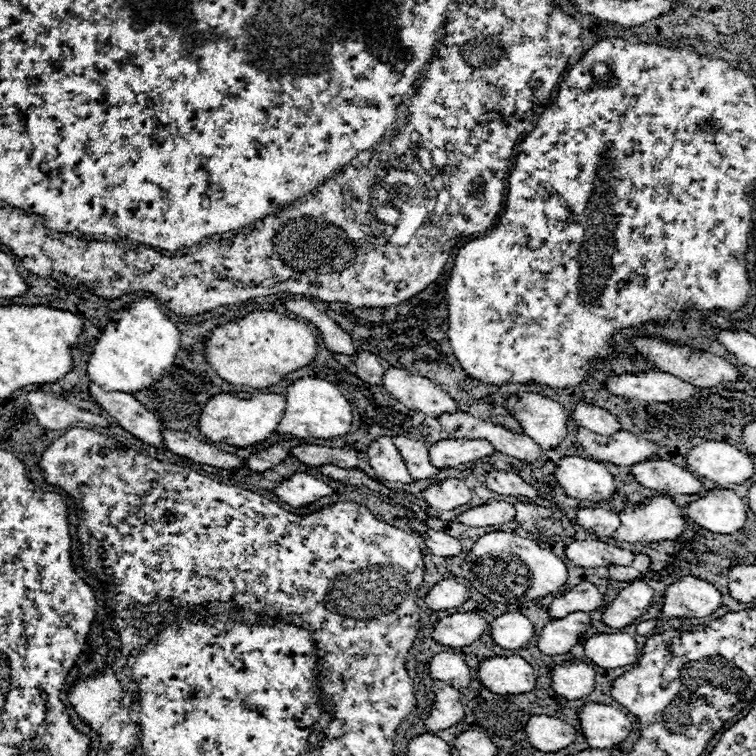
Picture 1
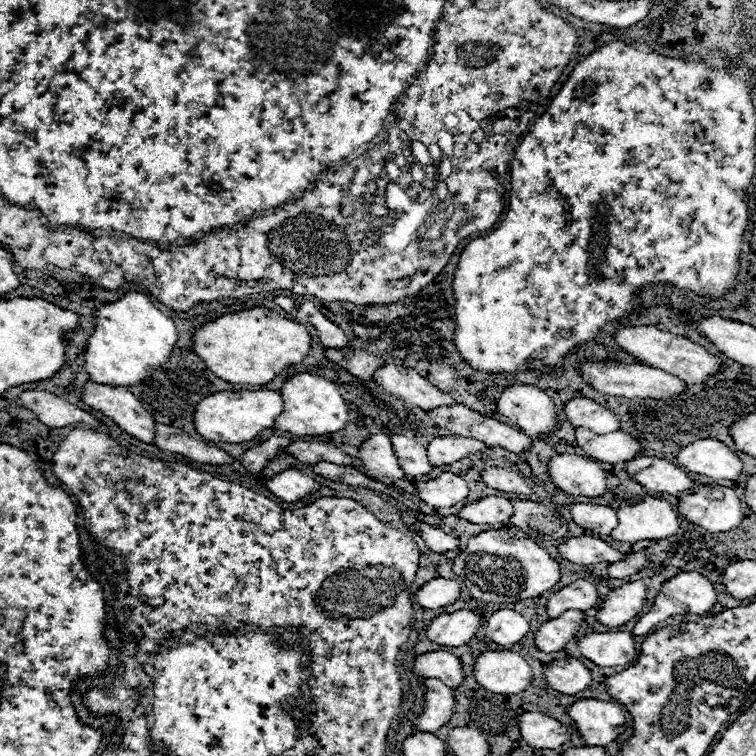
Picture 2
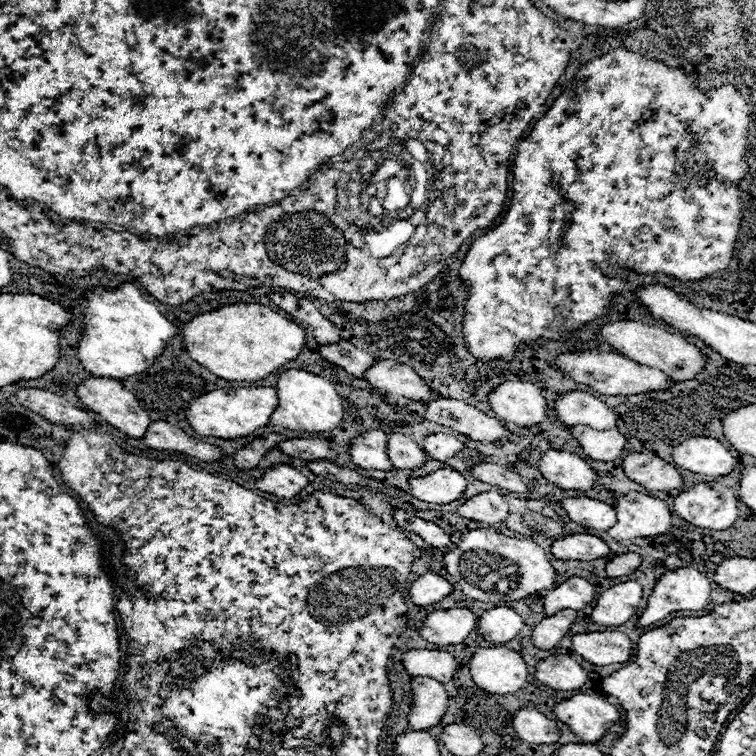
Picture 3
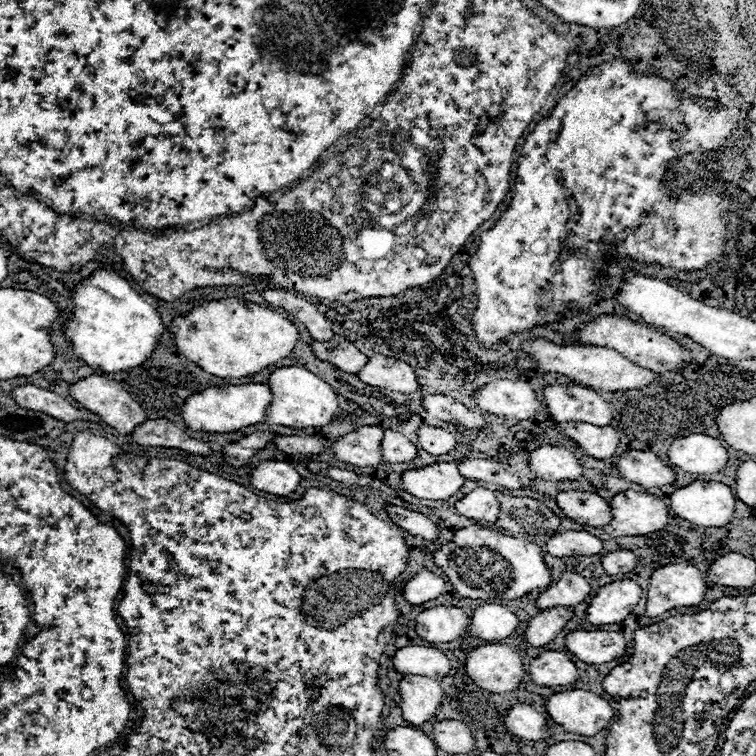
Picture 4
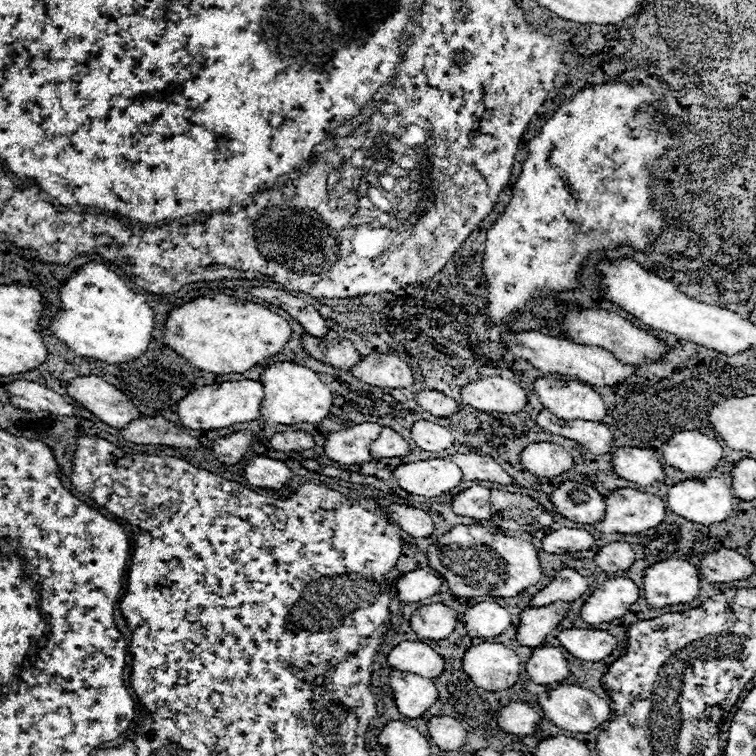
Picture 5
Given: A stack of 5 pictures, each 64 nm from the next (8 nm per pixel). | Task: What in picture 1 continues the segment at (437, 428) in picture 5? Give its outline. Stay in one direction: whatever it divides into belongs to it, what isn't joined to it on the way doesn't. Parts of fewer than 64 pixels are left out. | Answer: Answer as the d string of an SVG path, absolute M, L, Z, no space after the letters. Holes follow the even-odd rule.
M440 440L428 448L432 466L446 468L492 456L496 448L488 440Z

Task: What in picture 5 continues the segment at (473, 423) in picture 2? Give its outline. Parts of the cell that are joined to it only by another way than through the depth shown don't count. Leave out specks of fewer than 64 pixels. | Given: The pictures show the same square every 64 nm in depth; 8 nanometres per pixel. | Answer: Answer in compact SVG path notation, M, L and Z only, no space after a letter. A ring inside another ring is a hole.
M422 390L416 394L418 404L428 410L432 416L438 418L448 418L456 412L460 412L460 404L448 396L444 396L442 392L434 392L434 390Z

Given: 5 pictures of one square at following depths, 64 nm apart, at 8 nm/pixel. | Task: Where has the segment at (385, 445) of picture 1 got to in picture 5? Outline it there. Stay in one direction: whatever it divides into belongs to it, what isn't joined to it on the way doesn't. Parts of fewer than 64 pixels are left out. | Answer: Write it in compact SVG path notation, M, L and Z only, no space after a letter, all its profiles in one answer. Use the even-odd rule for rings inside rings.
M364 422L352 428L344 428L340 432L328 434L324 442L324 452L330 460L340 464L364 464L372 462L374 456L370 454L370 444L378 438L382 426Z

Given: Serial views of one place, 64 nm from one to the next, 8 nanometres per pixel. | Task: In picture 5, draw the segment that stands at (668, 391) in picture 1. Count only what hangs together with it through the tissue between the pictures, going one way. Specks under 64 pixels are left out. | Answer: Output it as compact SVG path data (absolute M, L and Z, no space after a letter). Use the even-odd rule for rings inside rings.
M522 332L522 334L504 334L502 336L504 344L508 346L510 352L514 352L516 356L528 360L534 368L538 368L540 372L550 372L550 374L566 374L566 376L574 376L576 380L590 384L590 386L616 386L620 382L624 382L628 376L632 376L636 370L630 364L624 364L622 360L618 360L612 352L604 350L604 348L596 348L596 346L582 346L582 344L574 344L570 340L562 340L562 338L552 338L540 332Z

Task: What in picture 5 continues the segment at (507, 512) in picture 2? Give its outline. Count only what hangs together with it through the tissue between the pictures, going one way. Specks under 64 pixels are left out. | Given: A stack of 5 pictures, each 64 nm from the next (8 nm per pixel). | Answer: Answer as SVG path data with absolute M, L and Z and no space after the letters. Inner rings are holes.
M472 486L452 500L452 510L458 516L468 516L474 520L490 520L492 506L490 506L490 490L484 486Z

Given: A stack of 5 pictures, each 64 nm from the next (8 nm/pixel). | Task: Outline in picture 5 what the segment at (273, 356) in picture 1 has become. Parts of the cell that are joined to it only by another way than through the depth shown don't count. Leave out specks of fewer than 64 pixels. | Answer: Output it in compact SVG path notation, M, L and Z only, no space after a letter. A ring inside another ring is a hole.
M226 294L200 296L172 310L166 320L164 342L192 366L212 374L242 374L280 354L292 336L292 326L268 308Z

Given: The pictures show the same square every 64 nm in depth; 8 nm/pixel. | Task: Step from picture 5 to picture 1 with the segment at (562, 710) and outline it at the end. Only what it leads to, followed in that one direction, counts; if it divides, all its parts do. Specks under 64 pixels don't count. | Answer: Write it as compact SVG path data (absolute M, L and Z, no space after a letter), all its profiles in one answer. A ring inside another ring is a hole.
M590 702L580 710L580 724L590 748L608 750L622 744L634 730L624 712L608 704Z

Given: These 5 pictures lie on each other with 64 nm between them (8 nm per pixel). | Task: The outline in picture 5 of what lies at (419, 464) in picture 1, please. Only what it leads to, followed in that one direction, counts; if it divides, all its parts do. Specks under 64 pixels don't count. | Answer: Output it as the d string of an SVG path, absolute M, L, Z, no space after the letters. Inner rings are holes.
M384 428L380 432L380 438L372 444L374 458L402 458L408 452L410 452L408 442L392 428Z

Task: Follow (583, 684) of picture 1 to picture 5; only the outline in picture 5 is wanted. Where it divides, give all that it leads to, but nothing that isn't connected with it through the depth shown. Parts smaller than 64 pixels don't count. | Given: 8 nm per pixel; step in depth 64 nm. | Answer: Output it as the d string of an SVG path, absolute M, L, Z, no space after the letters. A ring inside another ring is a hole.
M538 646L532 652L532 658L526 662L528 678L534 684L560 684L572 676L570 664L560 652L560 648L554 646Z

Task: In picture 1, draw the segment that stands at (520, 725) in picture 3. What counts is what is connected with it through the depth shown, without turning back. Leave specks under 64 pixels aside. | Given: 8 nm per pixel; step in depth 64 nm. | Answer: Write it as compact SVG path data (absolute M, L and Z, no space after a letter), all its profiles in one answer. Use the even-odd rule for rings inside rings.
M532 716L526 724L528 742L540 752L558 752L576 742L578 730L552 716Z

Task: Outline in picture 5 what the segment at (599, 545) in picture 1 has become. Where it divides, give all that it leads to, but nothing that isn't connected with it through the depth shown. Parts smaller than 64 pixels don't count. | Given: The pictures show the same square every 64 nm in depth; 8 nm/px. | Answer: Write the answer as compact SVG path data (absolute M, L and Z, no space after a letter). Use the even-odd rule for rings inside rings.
M560 528L552 530L542 540L542 550L550 554L570 554L570 552L582 552L592 550L596 546L596 540L586 530L578 528Z

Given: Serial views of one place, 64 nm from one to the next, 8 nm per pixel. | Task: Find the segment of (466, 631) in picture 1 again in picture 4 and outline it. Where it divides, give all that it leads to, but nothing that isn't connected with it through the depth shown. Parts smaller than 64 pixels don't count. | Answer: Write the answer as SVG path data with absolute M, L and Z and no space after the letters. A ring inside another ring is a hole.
M436 606L424 610L416 618L416 632L426 642L452 642L466 634L470 616L462 608Z

